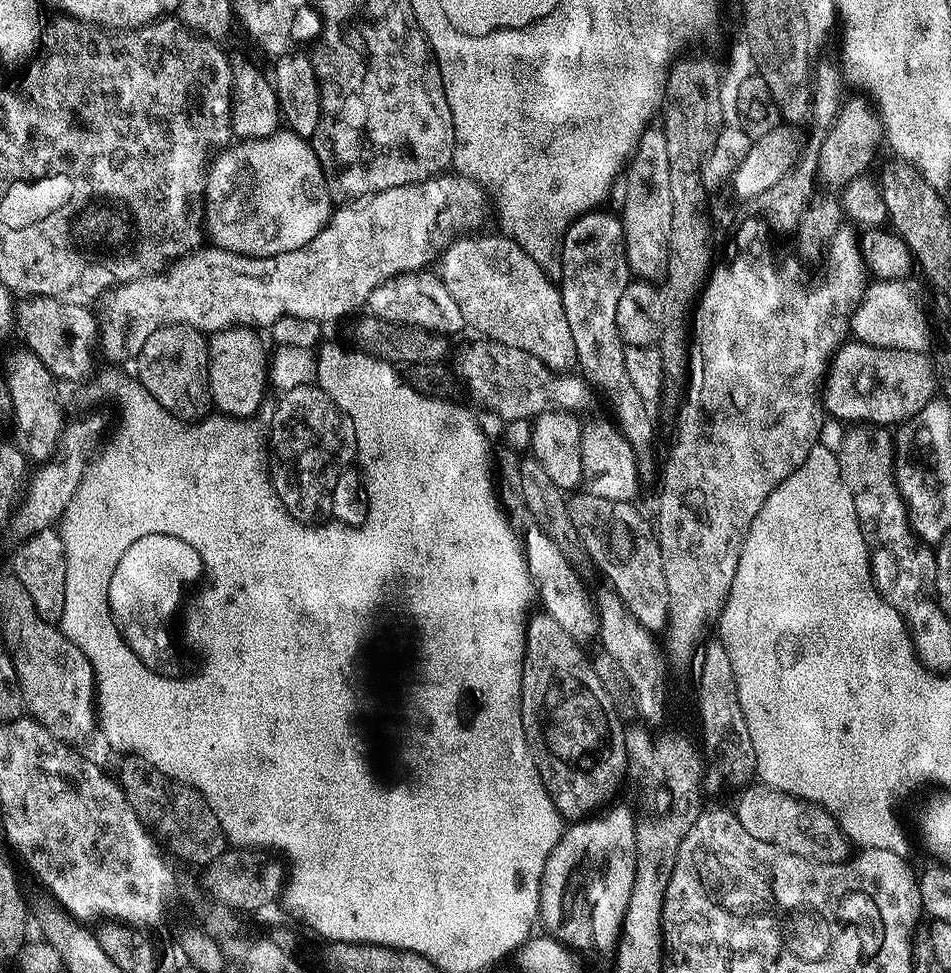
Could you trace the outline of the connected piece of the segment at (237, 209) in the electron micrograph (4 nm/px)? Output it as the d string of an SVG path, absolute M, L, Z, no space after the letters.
M278 130L265 140L247 141L243 147L241 152L225 151L219 157L221 160L217 159L210 168L208 192L217 196L217 200L210 204L211 215L212 212L216 215L216 221L213 224L211 221L210 230L218 238L219 247L243 256L277 256L306 246L322 227L322 173L311 143L294 135L291 130Z

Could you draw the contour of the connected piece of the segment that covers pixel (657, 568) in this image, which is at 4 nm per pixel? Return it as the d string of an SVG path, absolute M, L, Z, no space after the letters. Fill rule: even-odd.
M585 495L584 505L578 508L578 527L582 548L588 551L588 556L600 567L600 572L609 580L611 591L622 598L622 602L634 614L634 618L647 632L660 634L669 627L668 611L670 610L670 590L666 588L666 573L662 570L662 550L656 537L653 521L648 520L635 507L635 503L626 500L611 500Z

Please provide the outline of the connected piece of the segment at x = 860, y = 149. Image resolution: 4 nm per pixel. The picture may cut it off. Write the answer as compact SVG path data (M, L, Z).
M849 95L841 104L833 129L822 144L819 175L835 184L836 189L842 190L850 181L869 171L867 168L885 140L884 122L873 101Z

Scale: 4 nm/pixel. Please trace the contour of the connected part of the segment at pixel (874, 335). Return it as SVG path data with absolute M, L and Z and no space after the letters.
M876 280L864 289L860 304L853 310L850 332L857 341L874 347L924 352L934 340L925 309L912 297L907 283L898 280Z

